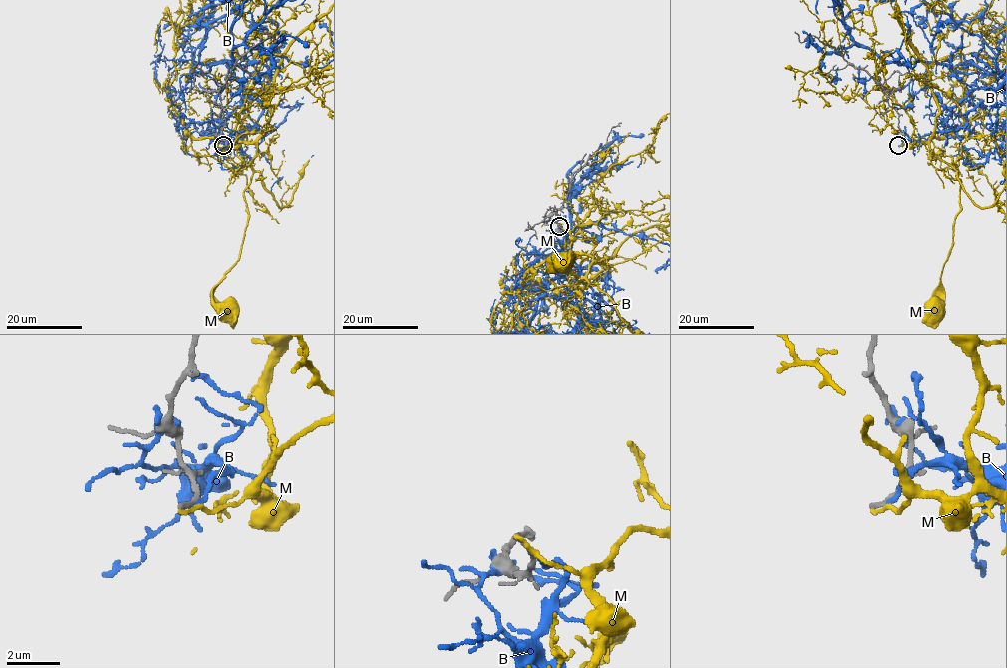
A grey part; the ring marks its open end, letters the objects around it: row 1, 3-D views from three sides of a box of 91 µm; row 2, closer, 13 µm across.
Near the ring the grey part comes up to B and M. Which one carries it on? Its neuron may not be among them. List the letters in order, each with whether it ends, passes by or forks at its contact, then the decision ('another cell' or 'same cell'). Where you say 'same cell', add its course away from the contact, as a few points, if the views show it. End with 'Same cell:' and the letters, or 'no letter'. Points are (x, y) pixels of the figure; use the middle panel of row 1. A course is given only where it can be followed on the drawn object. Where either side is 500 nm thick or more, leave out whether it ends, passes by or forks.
B: it ends | another cell
M: it ends | same cell | via (561, 228), (569, 233), (572, 251), (592, 257), (586, 289), (570, 272), (549, 272), (563, 260)
Same cell: M

